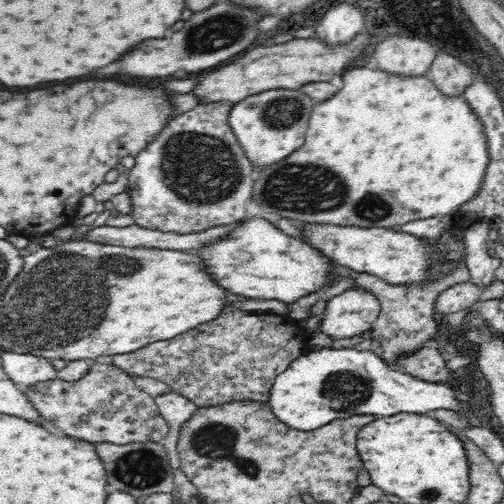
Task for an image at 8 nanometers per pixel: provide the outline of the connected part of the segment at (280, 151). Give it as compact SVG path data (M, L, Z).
M300 89L265 90L236 103L228 120L249 161L261 169L280 162L304 144L304 132L314 106L314 101Z

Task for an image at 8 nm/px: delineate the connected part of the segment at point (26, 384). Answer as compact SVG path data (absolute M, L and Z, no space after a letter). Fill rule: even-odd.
M4 350L1 363L8 378L23 391L39 382L57 378L58 370L54 369L50 359L42 356Z

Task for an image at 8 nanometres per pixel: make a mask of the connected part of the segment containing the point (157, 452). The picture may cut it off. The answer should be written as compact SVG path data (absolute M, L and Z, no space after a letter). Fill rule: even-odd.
M102 442L96 446L96 452L106 468L108 476L106 492L120 491L143 499L156 493L172 493L177 490L168 454L161 444L146 442L146 444L116 445Z

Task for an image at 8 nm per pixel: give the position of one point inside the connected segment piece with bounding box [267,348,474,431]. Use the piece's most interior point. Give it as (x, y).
(318, 387)

